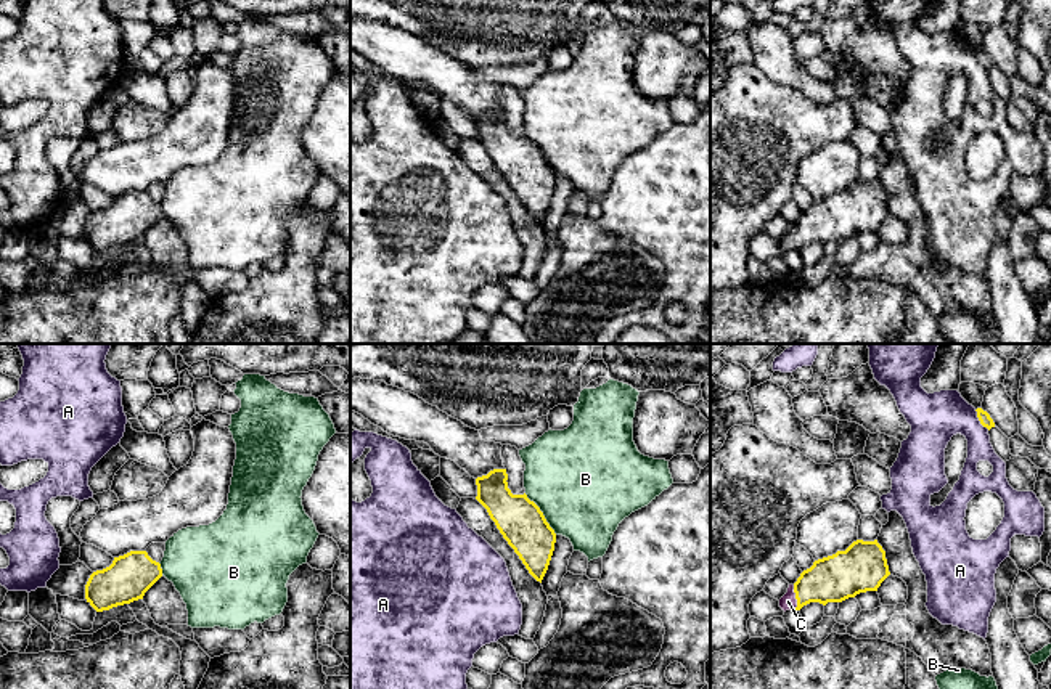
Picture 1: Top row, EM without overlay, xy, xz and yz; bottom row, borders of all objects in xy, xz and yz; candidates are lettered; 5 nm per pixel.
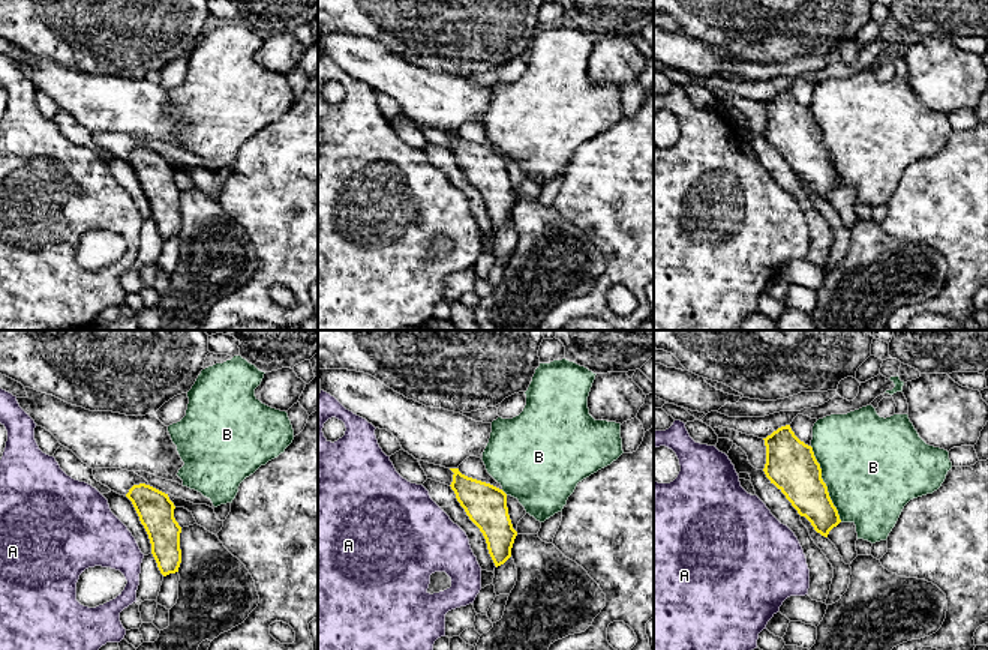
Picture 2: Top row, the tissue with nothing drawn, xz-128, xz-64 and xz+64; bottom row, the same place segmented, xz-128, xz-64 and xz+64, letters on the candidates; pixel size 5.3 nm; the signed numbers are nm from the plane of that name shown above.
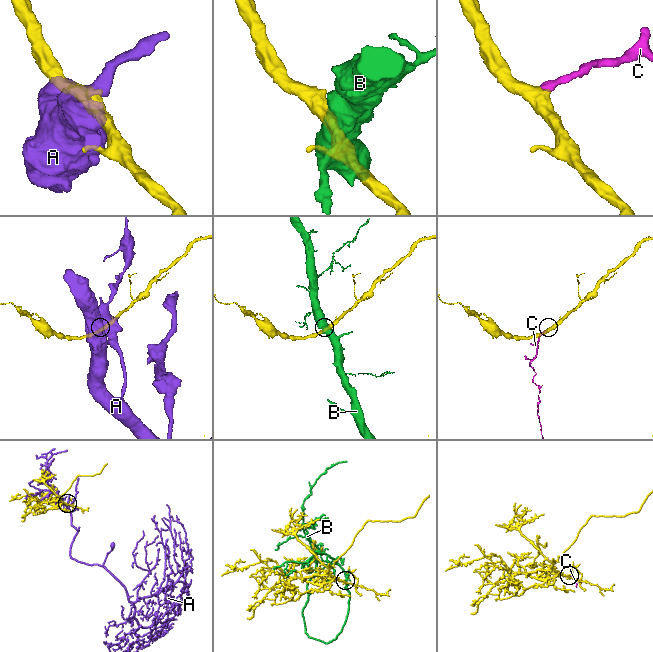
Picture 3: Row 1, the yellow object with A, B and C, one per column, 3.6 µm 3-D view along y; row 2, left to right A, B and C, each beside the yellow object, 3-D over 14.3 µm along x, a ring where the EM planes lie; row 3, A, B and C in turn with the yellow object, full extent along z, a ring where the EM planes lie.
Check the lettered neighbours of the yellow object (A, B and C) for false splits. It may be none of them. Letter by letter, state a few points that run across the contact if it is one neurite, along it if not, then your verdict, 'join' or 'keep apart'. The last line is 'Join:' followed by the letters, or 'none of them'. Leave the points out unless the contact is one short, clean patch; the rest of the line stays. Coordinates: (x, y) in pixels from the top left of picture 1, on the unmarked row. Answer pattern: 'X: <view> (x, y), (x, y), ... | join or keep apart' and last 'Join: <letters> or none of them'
A: yz (974, 50), (979, 61), (989, 69) | keep apart
B: xz (524, 134), (556, 174) | keep apart
C: yz (834, 219), (817, 224), (796, 238), (788, 241) | join
Join: C

